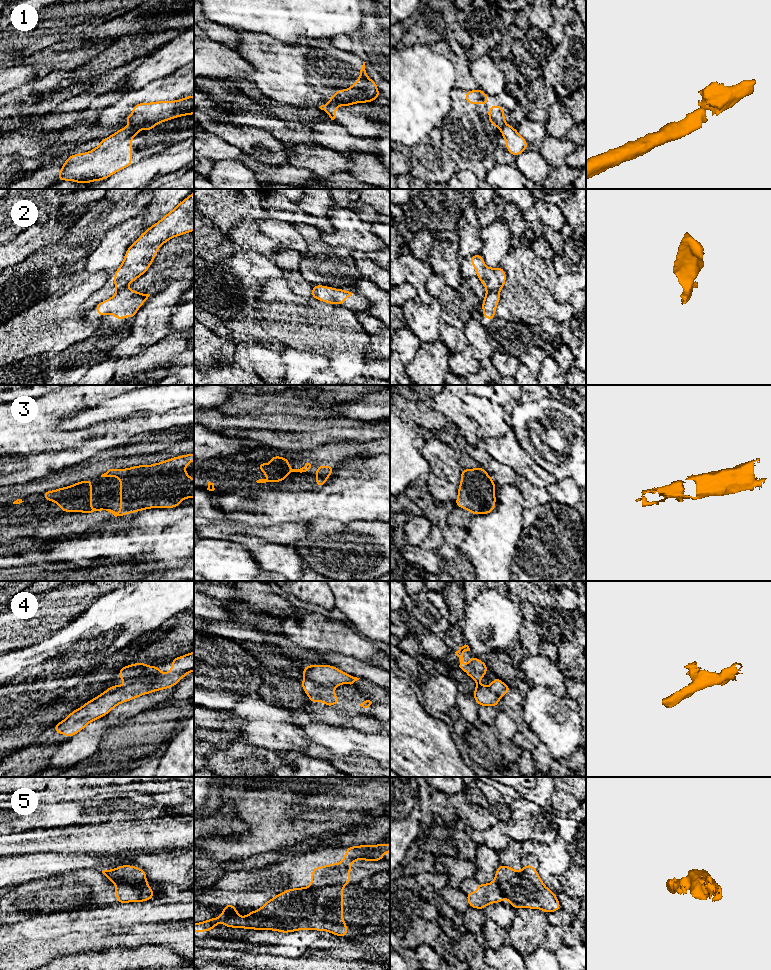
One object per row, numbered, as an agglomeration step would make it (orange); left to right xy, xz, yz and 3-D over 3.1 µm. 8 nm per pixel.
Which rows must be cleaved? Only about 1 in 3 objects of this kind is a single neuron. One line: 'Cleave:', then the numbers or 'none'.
Cleave: 1, 2, 5

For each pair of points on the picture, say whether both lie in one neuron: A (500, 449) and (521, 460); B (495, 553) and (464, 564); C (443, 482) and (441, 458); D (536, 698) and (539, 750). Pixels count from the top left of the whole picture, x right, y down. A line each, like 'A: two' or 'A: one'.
A: one
B: two
C: one
D: two

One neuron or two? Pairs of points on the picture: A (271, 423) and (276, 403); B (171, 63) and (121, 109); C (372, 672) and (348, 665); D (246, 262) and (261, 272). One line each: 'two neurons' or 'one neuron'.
A: two neurons
B: two neurons
C: one neuron
D: one neuron

